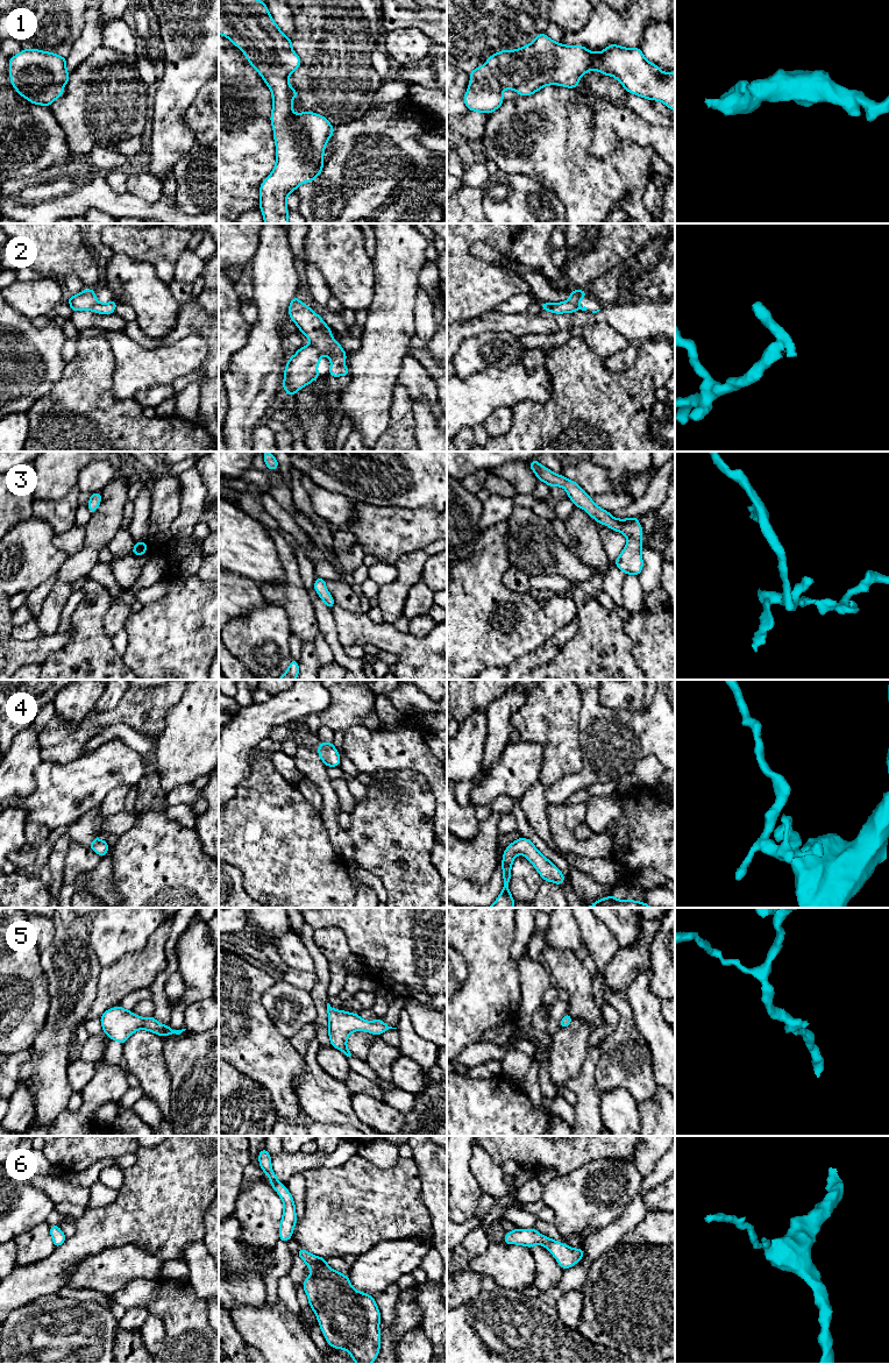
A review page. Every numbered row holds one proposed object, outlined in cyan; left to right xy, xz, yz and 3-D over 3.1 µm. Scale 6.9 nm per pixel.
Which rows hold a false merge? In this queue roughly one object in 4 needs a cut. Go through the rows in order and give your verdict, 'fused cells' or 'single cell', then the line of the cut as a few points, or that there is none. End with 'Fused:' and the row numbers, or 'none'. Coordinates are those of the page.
1: single cell | no cut
2: fused cells | xz (312, 343), (322, 354)
3: single cell | no cut
4: single cell | no cut
5: single cell | no cut
6: single cell | no cut
Fused: 2

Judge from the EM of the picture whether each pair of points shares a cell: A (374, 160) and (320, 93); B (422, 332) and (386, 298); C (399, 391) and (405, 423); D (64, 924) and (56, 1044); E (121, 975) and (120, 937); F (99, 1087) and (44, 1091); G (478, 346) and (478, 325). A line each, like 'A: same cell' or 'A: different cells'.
A: different cells
B: different cells
C: same cell
D: same cell
E: different cells
F: different cells
G: different cells

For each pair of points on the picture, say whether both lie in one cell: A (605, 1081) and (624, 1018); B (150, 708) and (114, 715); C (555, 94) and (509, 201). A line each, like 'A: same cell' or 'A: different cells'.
A: same cell
B: same cell
C: different cells

